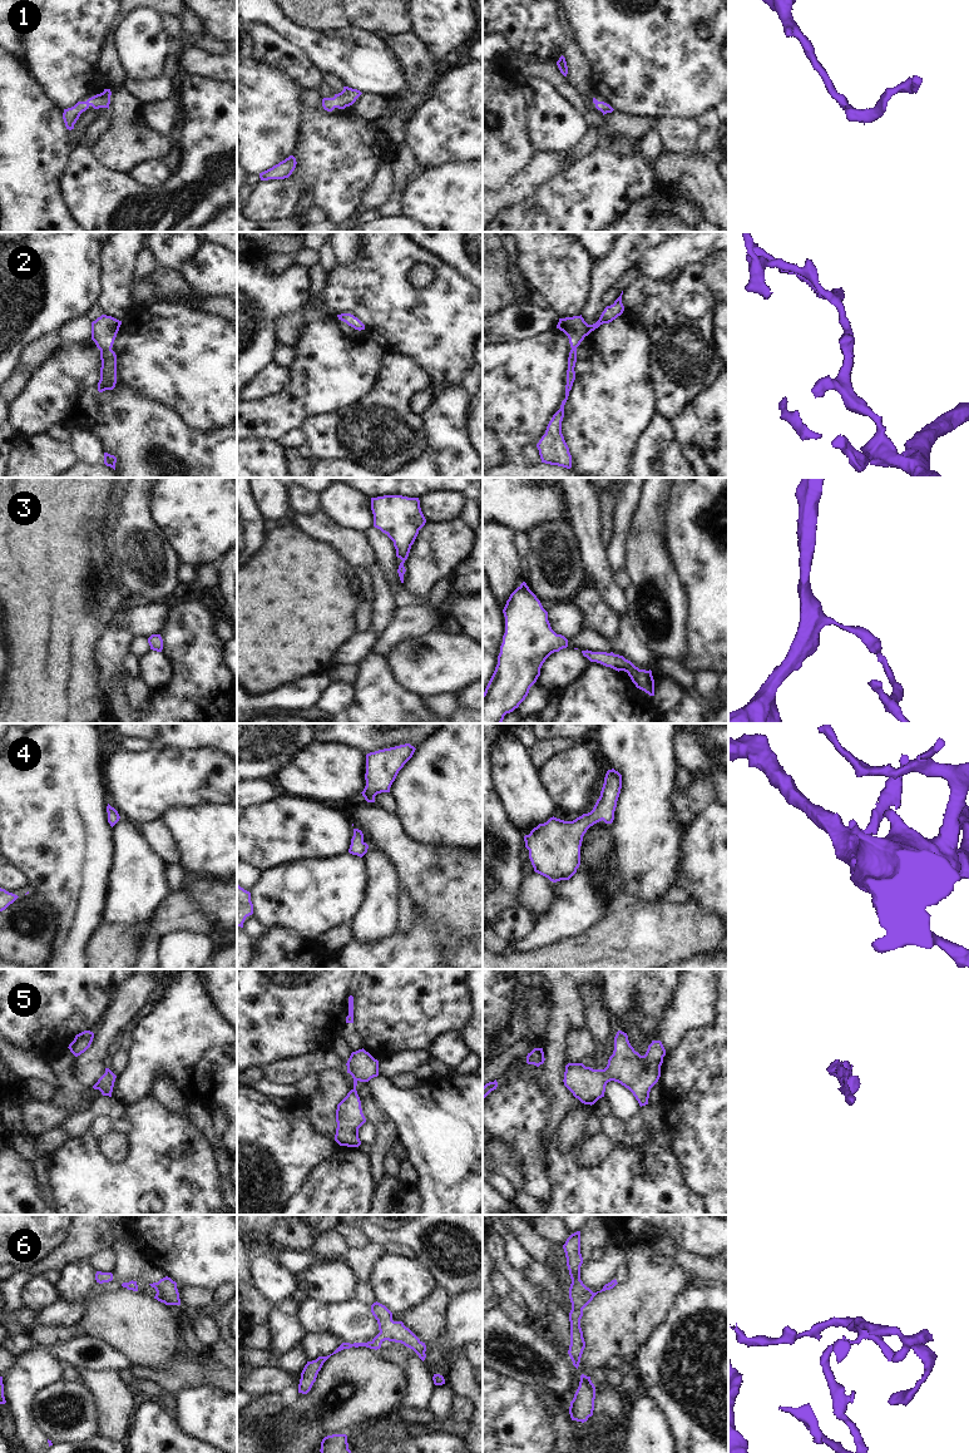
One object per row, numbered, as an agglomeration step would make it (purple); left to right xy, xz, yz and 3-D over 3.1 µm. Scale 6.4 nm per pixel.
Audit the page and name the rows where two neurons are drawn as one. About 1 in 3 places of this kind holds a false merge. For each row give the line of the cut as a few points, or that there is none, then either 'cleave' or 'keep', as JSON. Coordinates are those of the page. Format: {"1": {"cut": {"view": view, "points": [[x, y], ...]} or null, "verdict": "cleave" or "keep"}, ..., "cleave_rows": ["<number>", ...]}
{"1": {"cut": null, "verdict": "keep"}, "2": {"cut": null, "verdict": "keep"}, "3": {"cut": null, "verdict": "keep"}, "4": {"cut": null, "verdict": "keep"}, "5": {"cut": null, "verdict": "keep"}, "6": {"cut": null, "verdict": "keep"}, "cleave_rows": []}

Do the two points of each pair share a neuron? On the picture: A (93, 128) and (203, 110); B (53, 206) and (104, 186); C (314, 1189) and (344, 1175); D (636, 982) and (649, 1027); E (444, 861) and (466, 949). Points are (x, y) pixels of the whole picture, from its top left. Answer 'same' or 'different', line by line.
A: different
B: different
C: same
D: same
E: same

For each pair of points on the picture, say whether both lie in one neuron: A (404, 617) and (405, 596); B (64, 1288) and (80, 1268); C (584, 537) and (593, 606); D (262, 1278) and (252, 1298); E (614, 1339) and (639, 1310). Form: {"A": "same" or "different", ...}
{"A": "different", "B": "same", "C": "different", "D": "different", "E": "same"}

